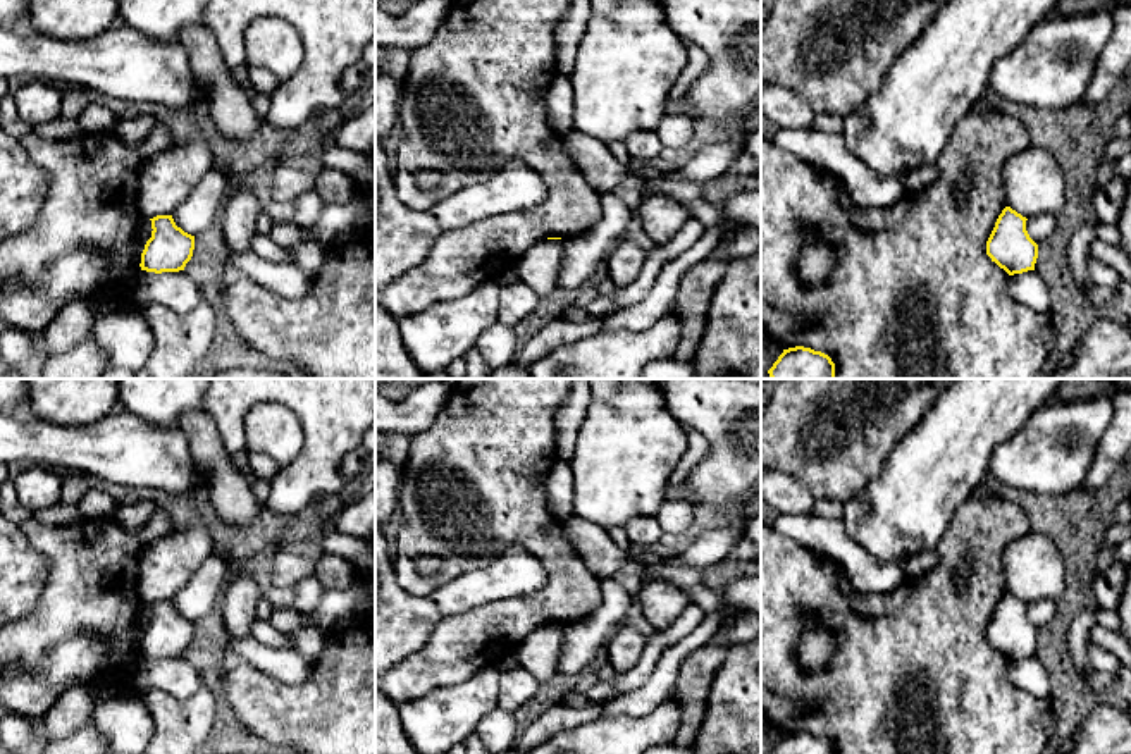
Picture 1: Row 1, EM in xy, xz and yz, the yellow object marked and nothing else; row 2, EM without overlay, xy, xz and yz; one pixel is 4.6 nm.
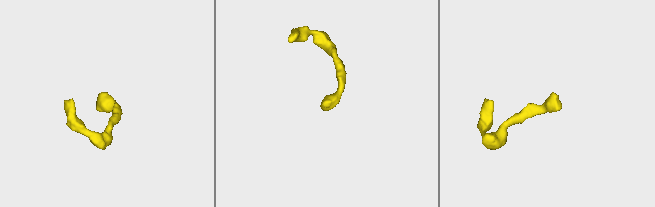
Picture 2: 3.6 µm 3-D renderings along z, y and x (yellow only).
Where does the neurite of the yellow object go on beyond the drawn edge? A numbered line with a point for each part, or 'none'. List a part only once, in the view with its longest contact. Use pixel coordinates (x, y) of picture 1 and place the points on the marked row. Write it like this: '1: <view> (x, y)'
none

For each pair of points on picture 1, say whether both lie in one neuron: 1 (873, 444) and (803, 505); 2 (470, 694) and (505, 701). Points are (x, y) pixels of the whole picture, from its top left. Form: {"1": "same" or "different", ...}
{"1": "different", "2": "different"}

